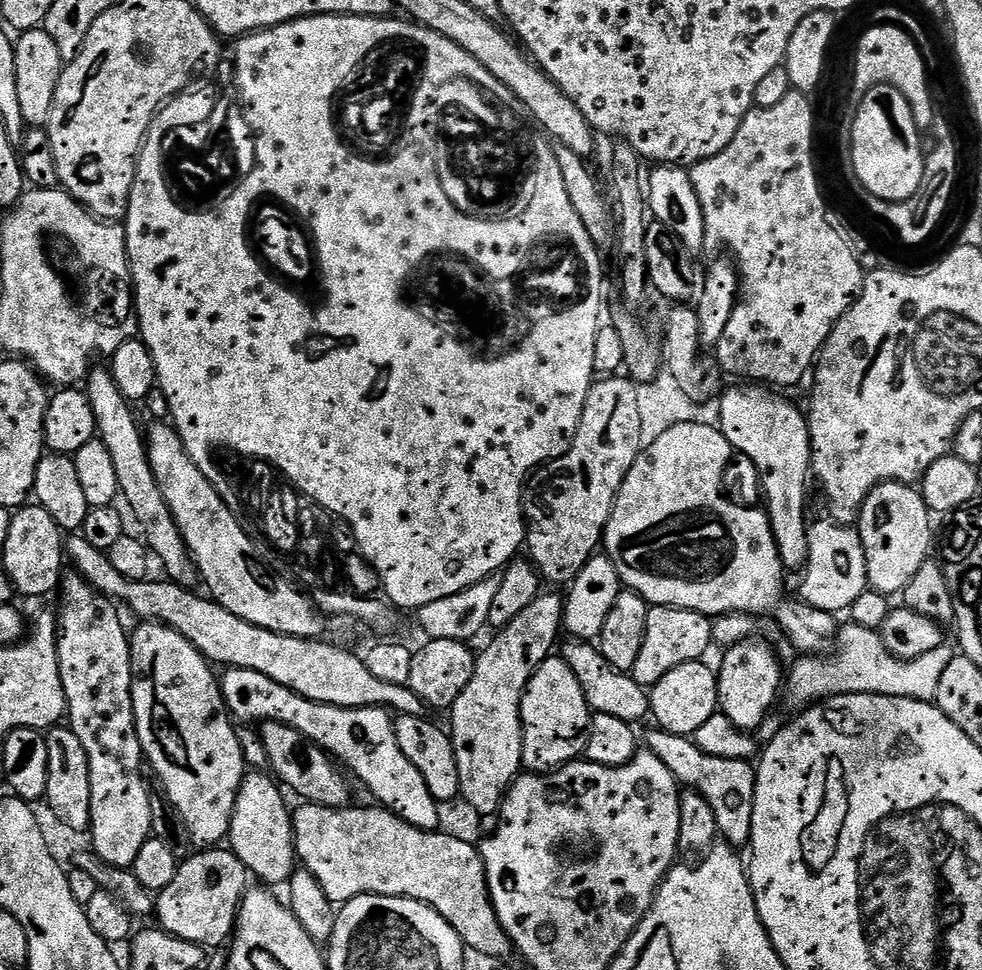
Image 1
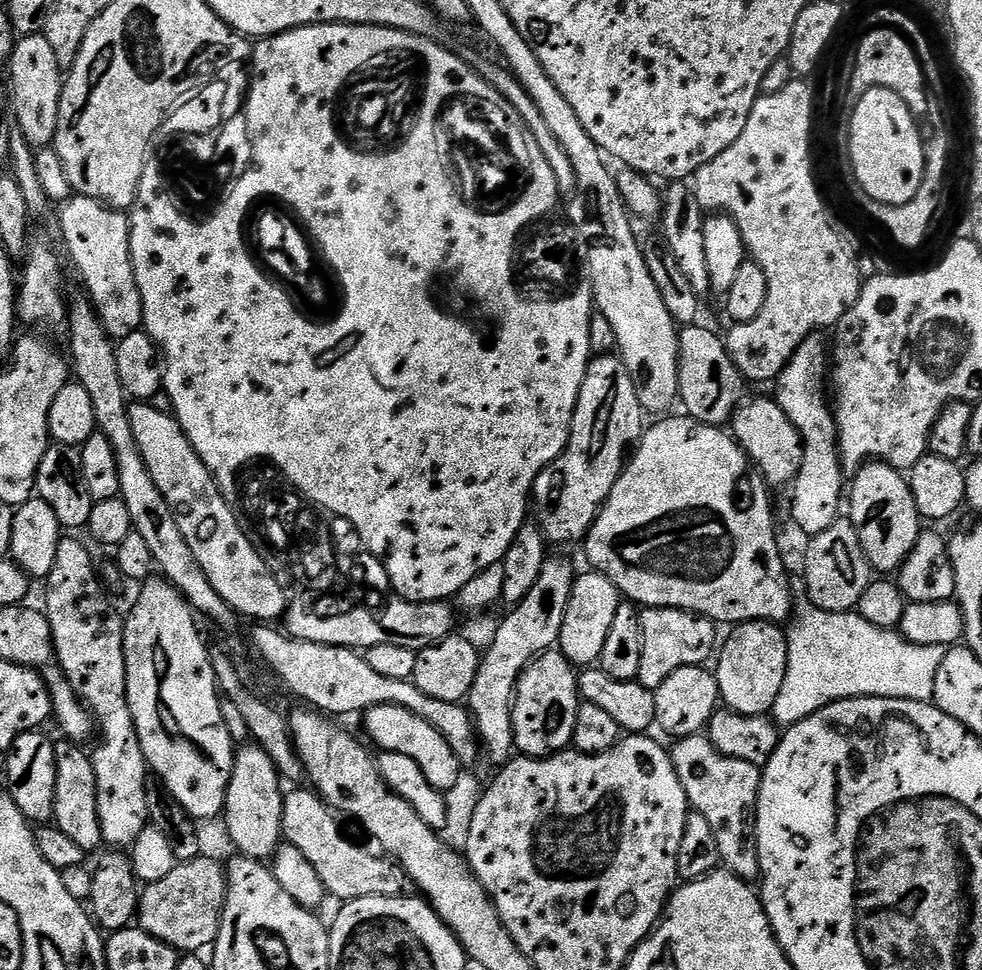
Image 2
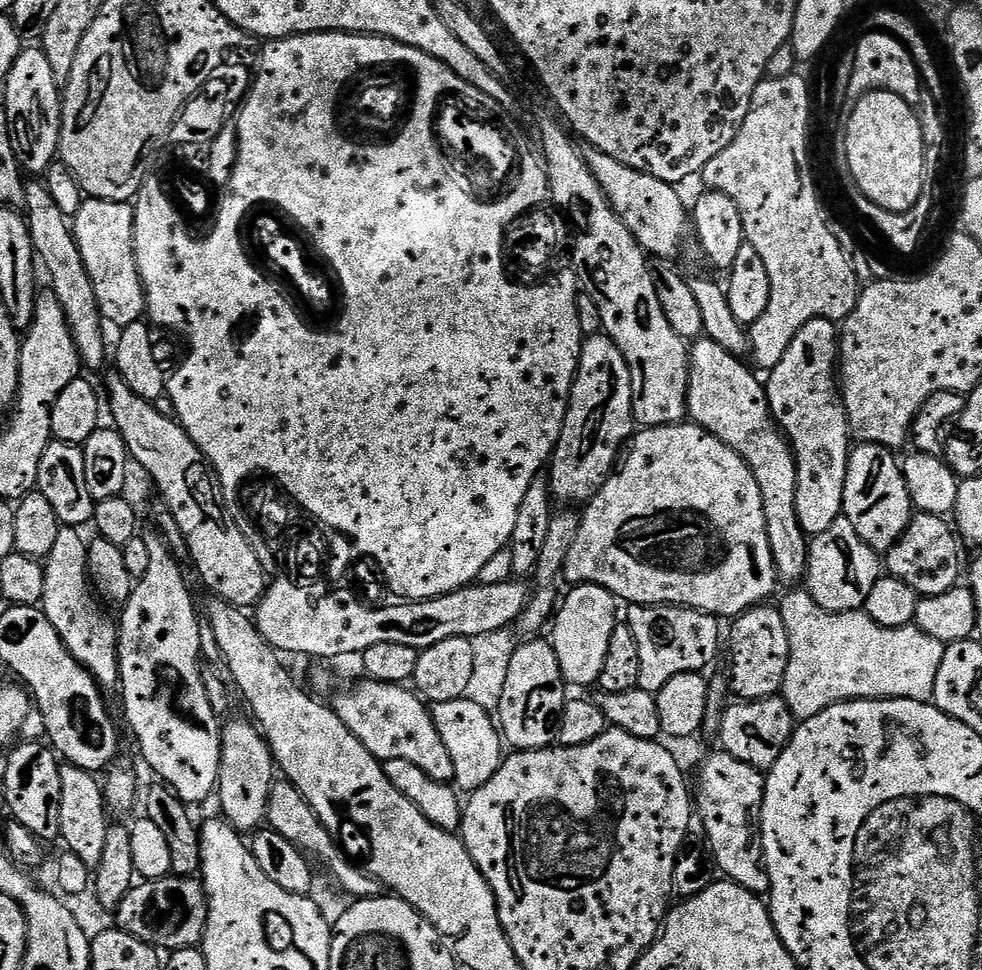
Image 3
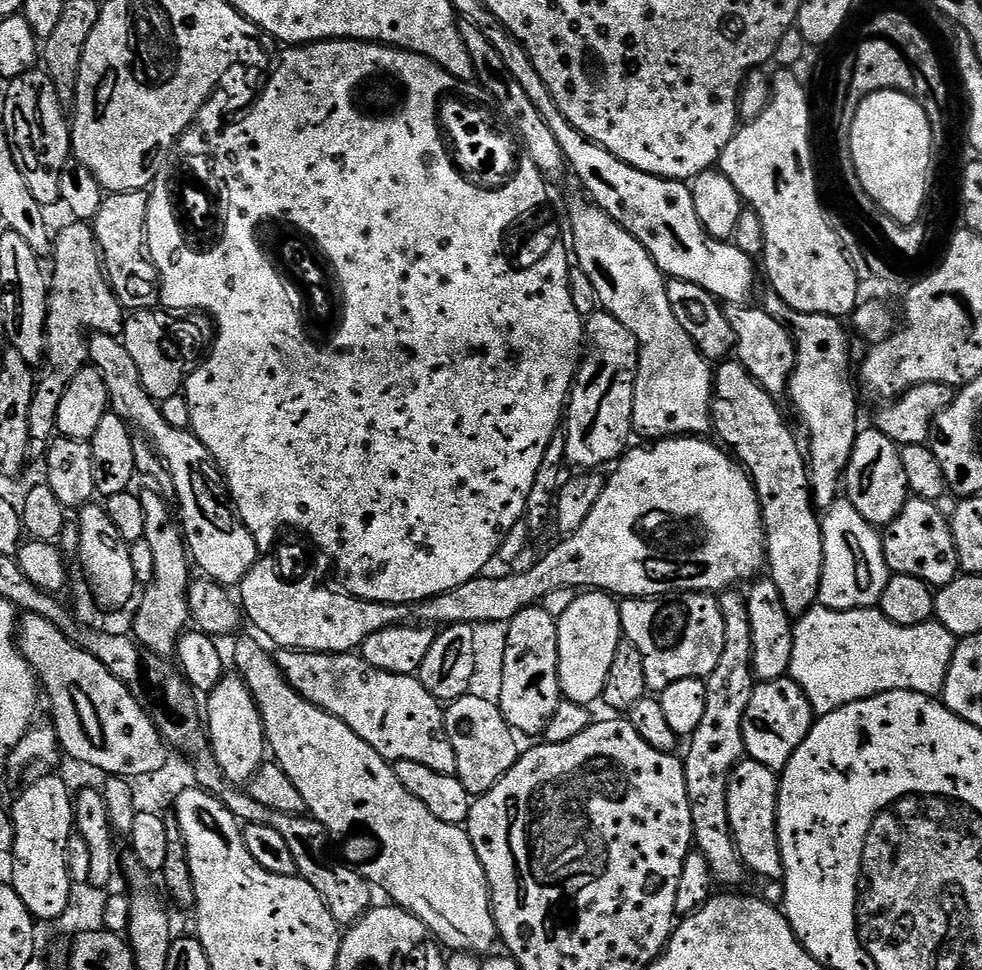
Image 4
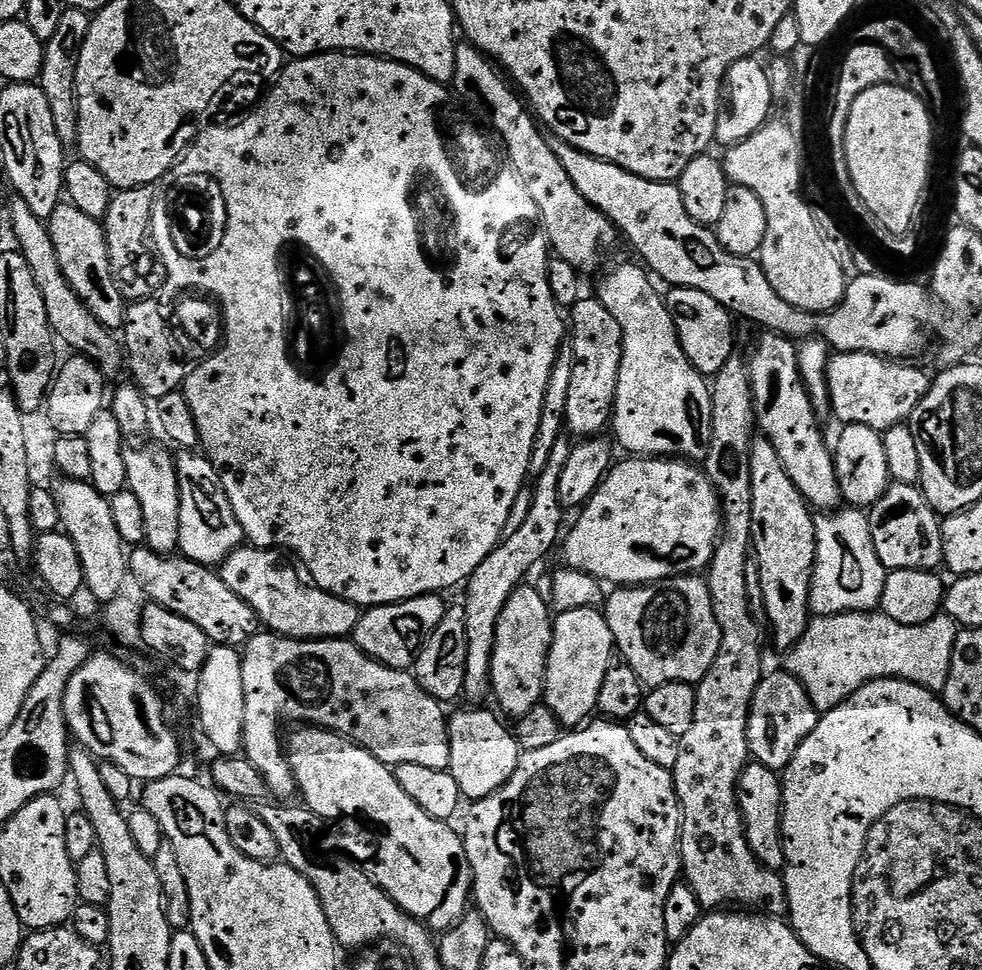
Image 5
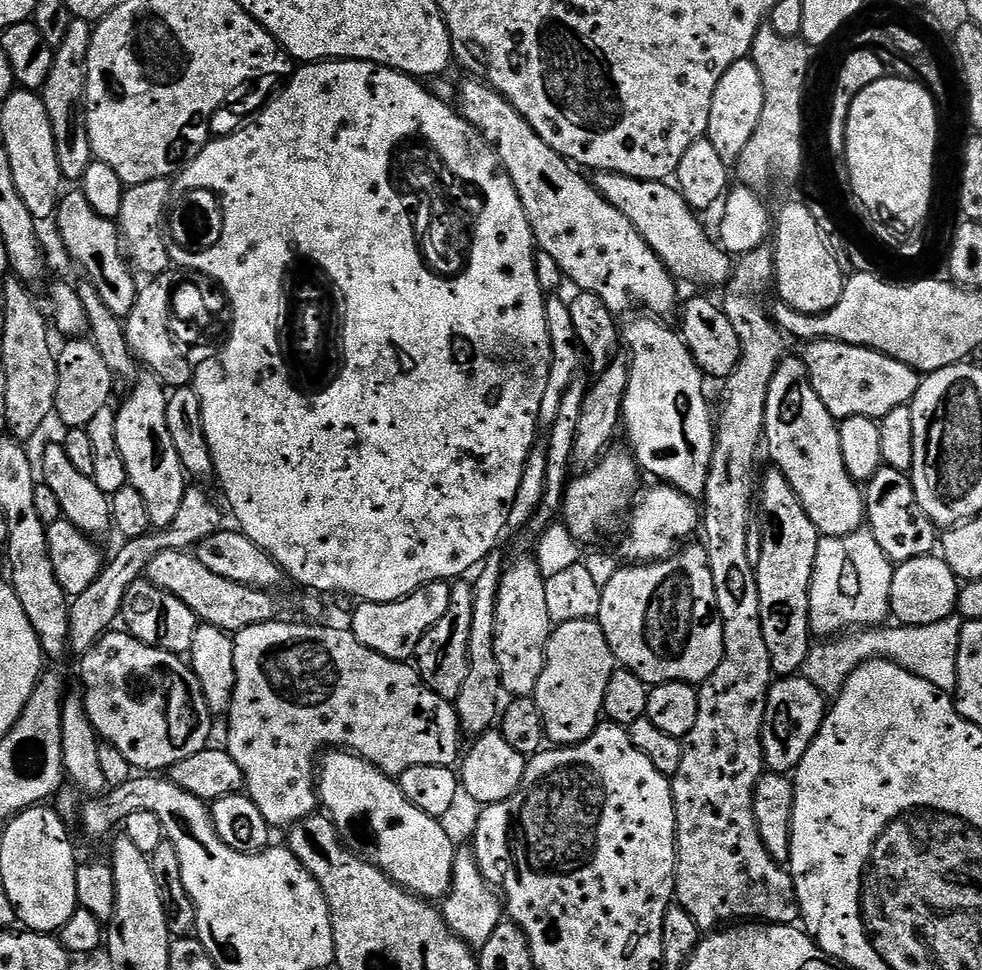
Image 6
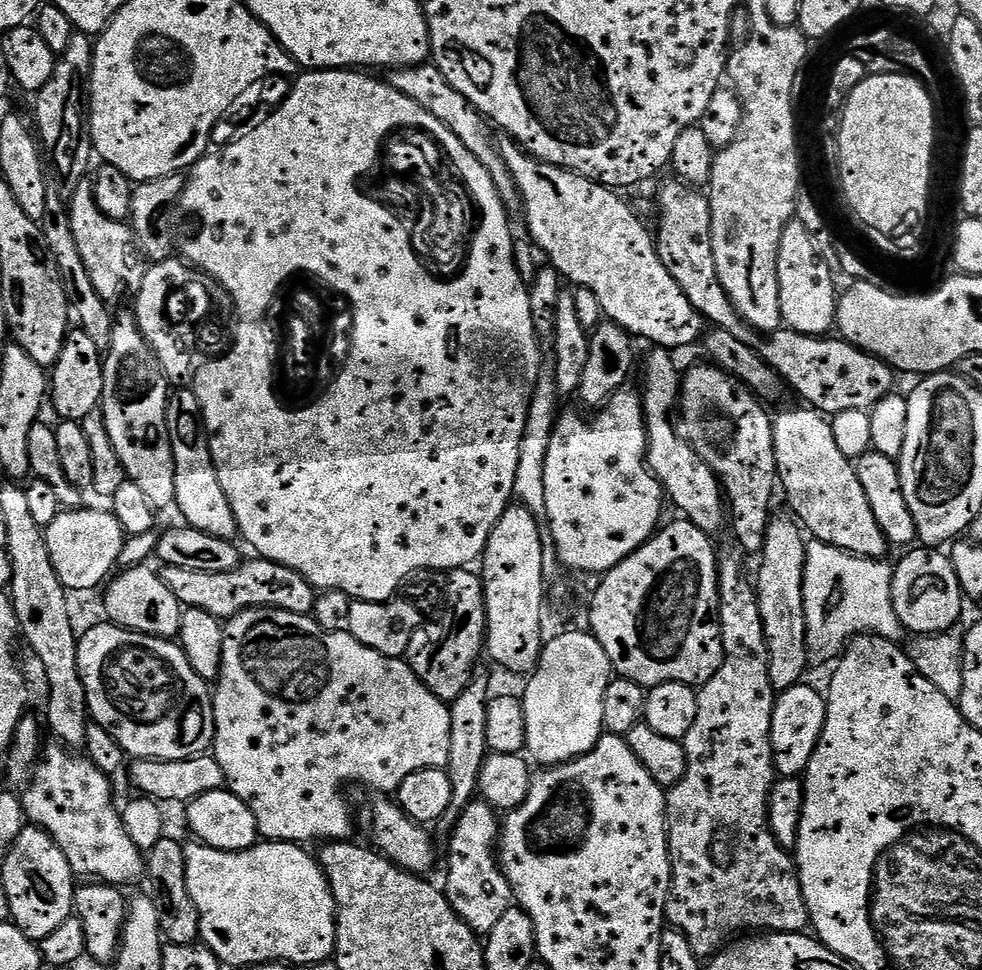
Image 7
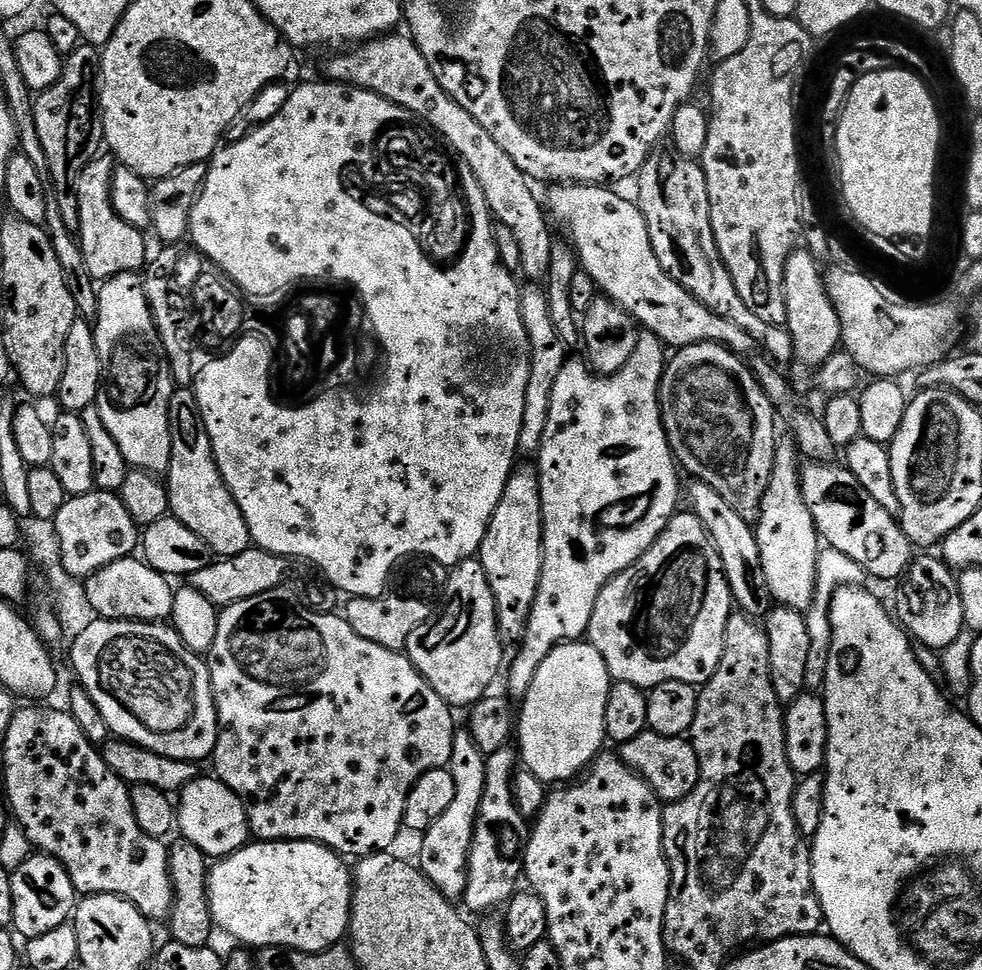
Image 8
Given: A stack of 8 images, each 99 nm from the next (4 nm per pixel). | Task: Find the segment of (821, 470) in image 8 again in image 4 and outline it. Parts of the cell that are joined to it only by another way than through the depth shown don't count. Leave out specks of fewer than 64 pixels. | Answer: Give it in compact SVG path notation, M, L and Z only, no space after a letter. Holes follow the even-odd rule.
M727 305L724 310L725 318L732 329L734 342L740 343L740 347L734 350L735 359L758 381L769 396L783 397L795 368L796 354L793 339L790 332L770 317L765 309L752 307Z

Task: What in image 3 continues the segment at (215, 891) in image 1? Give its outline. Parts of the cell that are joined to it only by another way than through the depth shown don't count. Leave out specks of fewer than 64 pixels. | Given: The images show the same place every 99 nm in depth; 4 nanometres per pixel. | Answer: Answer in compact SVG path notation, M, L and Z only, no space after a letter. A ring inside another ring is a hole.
M169 874L160 880L145 880L133 883L132 889L122 898L122 902L114 910L115 927L120 931L141 938L152 938L160 928L161 949L175 950L178 948L195 948L204 939L204 927L208 921L208 896L204 892L204 885L196 876L177 876Z

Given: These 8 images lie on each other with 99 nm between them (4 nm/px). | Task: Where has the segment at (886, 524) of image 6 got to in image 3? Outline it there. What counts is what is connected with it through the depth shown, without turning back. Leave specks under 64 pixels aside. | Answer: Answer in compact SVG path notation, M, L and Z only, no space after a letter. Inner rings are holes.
M916 512L898 542L894 542L886 554L887 575L906 582L906 586L910 586L921 598L946 594L961 583L960 548L961 541L945 517Z

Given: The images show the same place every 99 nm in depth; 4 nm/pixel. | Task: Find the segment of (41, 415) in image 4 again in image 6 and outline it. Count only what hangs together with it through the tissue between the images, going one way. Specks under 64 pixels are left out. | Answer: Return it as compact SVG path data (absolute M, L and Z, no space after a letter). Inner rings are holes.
M79 190L65 191L61 195L60 202L56 206L55 224L60 231L60 240L64 243L65 250L76 259L77 266L85 272L83 275L94 286L102 302L114 315L127 318L135 305L138 285L136 286L137 277L122 247L119 227L113 221L102 218L102 214L98 214L94 206L86 202L83 192Z

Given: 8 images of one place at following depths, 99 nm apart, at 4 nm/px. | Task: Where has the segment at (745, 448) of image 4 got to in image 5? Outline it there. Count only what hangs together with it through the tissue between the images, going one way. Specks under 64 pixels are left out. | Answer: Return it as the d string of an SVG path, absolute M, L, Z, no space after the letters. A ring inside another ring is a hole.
M767 438L757 439L752 445L752 543L754 545L754 553L758 556L761 563L761 586L764 594L762 610L763 613L766 612L768 614L768 620L772 623L772 636L776 639L777 646L781 648L781 653L787 654L791 652L792 648L806 634L808 629L808 621L810 619L808 595L812 589L812 571L816 568L816 522L813 509L809 507L802 493L794 486L790 474L786 474L786 470L782 466L782 458L778 456L771 441Z

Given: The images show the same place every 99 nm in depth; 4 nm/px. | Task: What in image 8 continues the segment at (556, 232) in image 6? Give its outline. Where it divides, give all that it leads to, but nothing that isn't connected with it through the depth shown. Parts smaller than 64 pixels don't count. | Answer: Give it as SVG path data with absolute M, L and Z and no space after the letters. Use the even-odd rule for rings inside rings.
M558 184L547 191L547 215L557 229L564 228L569 236L565 237L575 251L579 267L590 274L607 299L621 304L641 329L654 333L673 349L709 343L722 344L737 354L757 351L758 345L750 334L714 314L662 270L654 246L650 246L646 218L640 213L639 203L631 204L616 190L598 184Z

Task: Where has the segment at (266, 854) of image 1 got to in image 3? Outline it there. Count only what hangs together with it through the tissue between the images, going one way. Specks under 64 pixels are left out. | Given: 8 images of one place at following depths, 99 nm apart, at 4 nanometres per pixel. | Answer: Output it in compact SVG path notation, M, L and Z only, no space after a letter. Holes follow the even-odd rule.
M229 719L220 733L220 782L218 797L223 819L237 832L251 833L265 823L274 783L274 761L264 733L255 723Z

